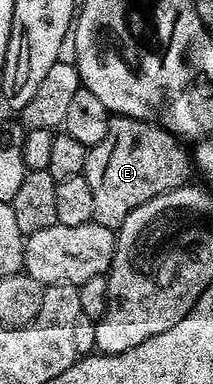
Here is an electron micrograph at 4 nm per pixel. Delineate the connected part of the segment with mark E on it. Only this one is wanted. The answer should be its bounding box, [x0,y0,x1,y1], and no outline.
[86,117,192,228]

